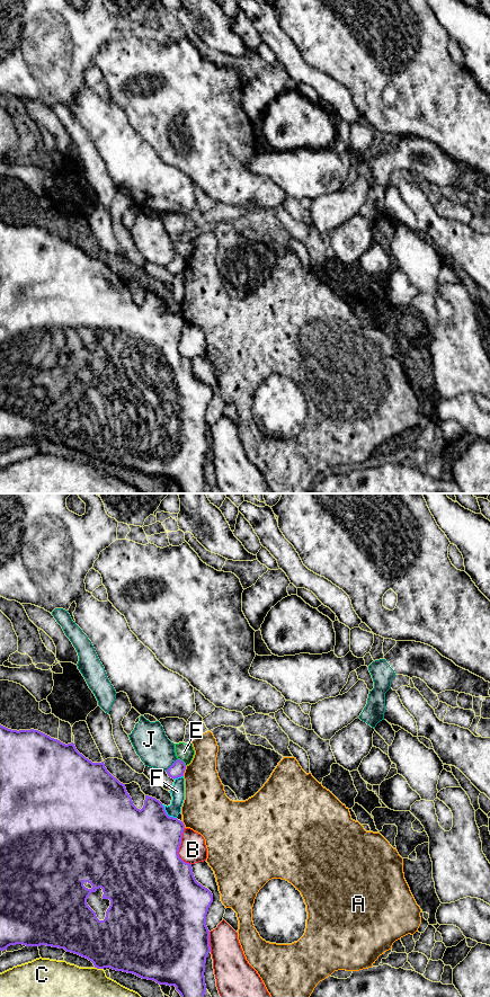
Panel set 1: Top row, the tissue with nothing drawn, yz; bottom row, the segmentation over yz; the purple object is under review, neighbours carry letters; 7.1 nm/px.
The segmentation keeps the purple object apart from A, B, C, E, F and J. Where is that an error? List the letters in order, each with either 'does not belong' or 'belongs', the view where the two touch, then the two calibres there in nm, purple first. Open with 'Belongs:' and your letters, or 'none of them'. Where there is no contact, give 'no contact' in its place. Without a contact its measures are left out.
Belongs: none of them
A: does not belong; contact in yz; calibres 110 and 300 nm
B: does not belong; contact in yz; calibres 500 and 190 nm
C: does not belong; contact in yz; calibres 400 and 440 nm
E: does not belong; contact in yz; calibres 110 and 130 nm
F: does not belong; contact in yz; calibres 480 and 100 nm
J: does not belong; contact in yz; calibres 110 and 240 nm

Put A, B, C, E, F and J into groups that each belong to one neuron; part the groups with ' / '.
A / B / C / E / F / J

